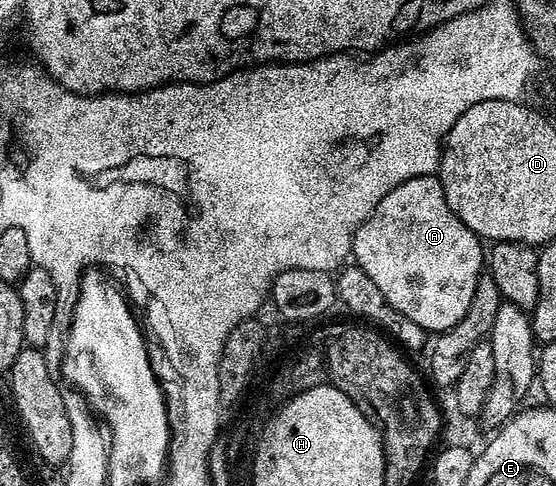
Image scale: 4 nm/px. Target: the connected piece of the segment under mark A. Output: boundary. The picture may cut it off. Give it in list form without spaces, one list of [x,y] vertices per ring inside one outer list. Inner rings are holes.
[[[420,175],[403,181],[377,202],[377,208],[355,233],[352,258],[356,266],[361,267],[375,285],[379,285],[379,293],[383,293],[399,313],[411,317],[411,321],[426,333],[440,333],[449,331],[461,320],[463,313],[467,313],[467,305],[471,305],[471,297],[475,297],[477,279],[487,263],[486,252],[481,252],[481,247],[482,240],[474,231],[467,229],[467,225],[463,225],[447,205],[440,178],[437,175]]]

